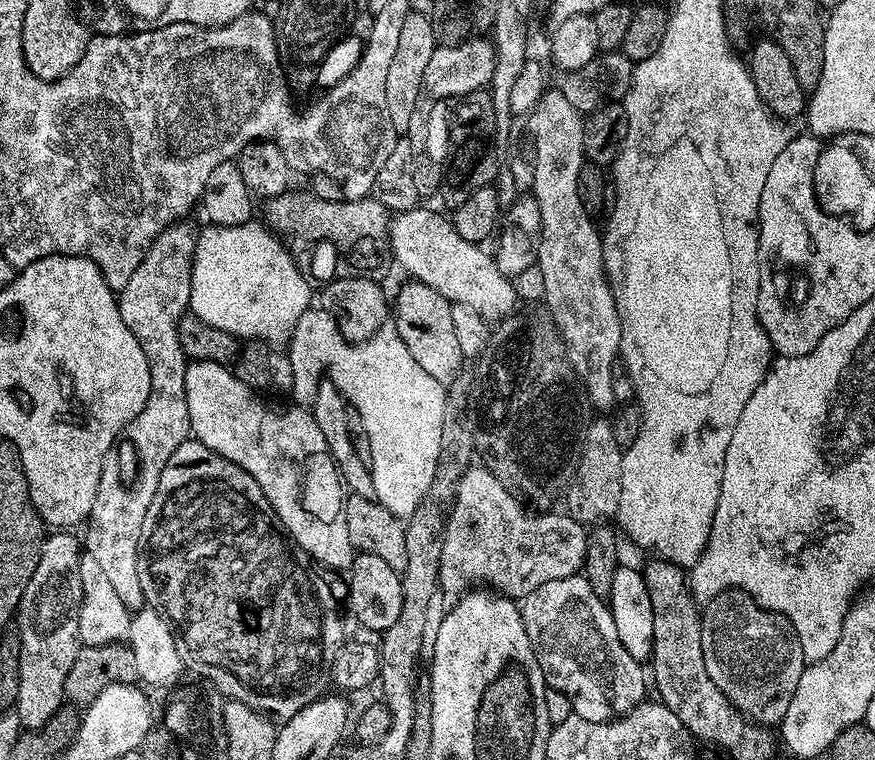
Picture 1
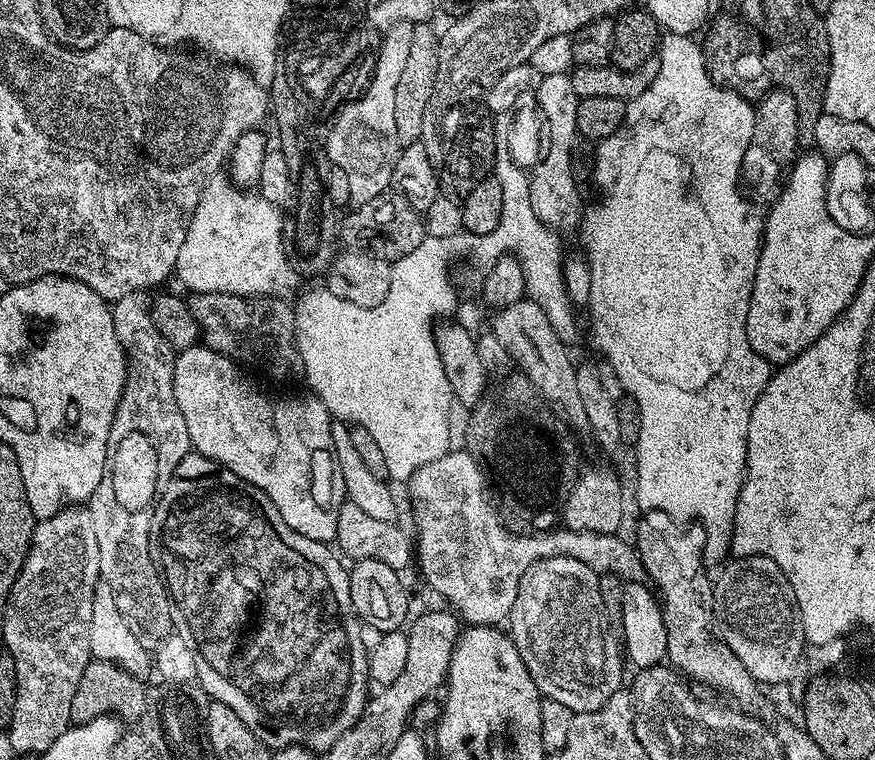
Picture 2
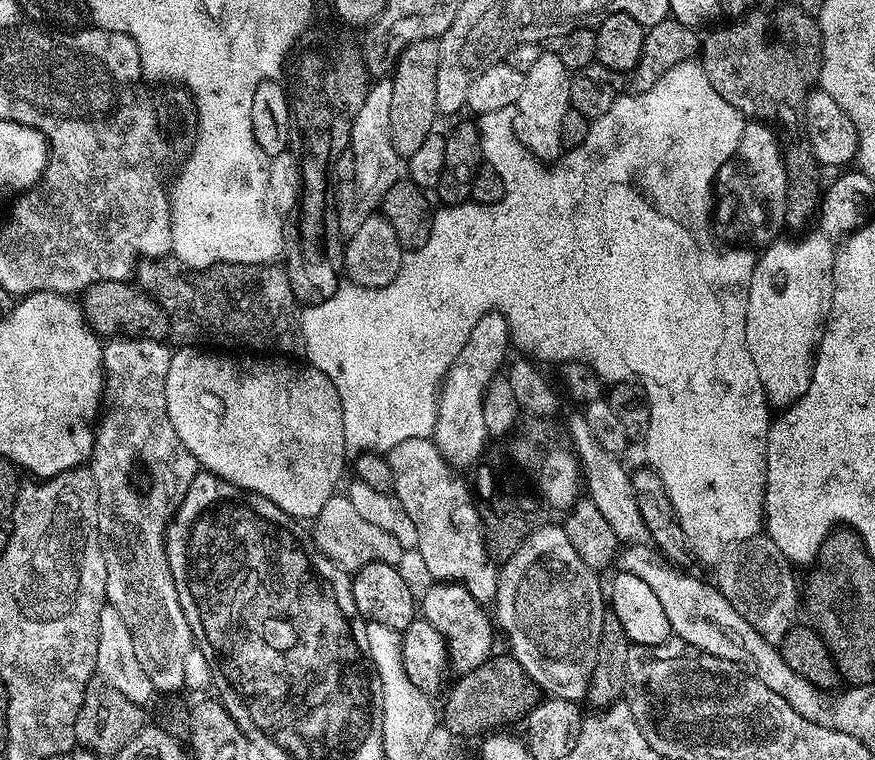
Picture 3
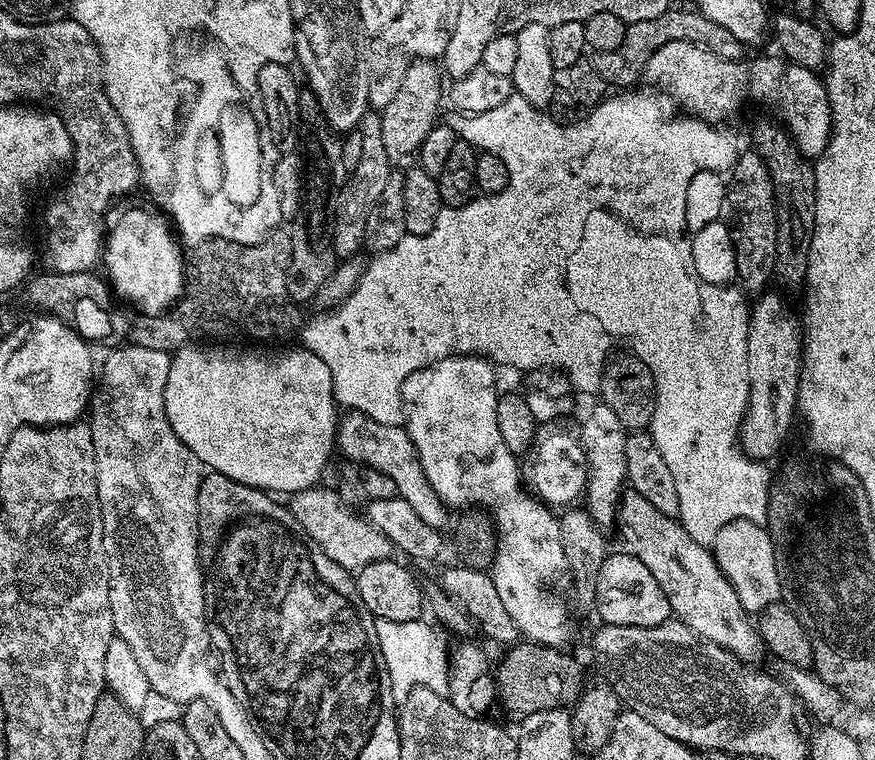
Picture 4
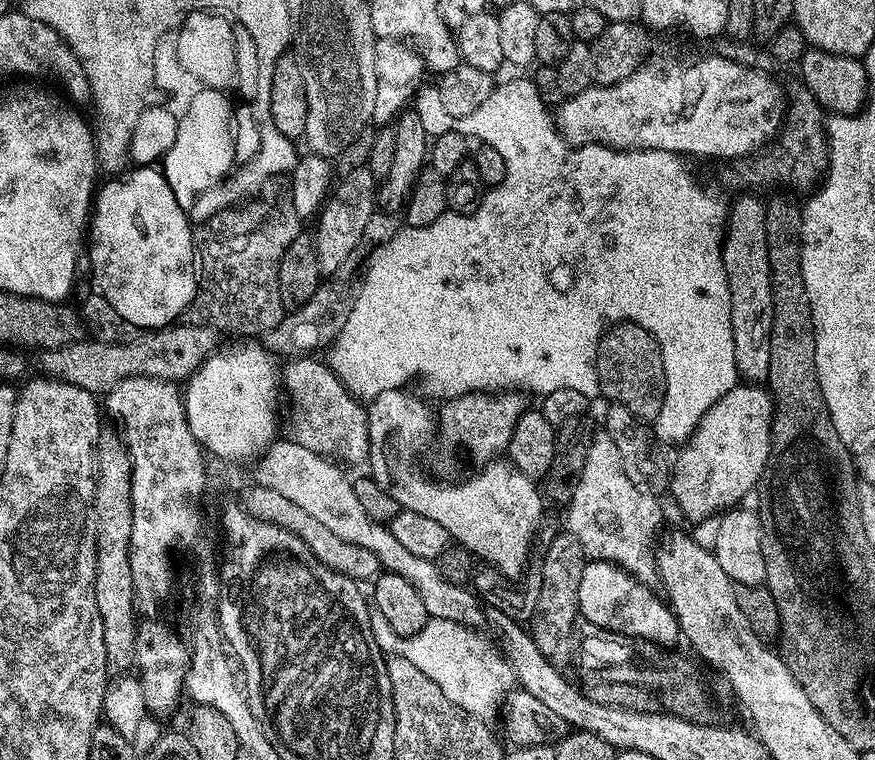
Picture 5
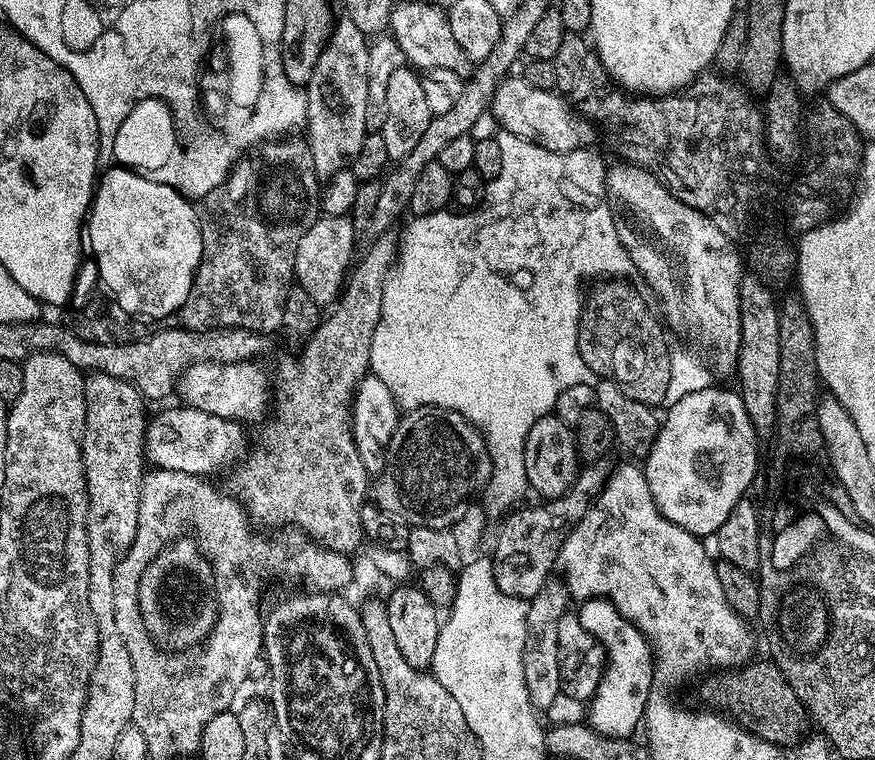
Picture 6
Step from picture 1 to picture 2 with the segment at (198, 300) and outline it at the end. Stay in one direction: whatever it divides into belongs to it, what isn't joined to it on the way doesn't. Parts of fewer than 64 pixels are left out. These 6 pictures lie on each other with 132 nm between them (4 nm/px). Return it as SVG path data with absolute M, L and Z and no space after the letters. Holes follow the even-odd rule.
M209 181L203 190L201 204L208 204L212 196L212 208L195 208L194 218L186 230L186 242L182 242L182 251L174 269L175 279L180 279L186 287L197 294L234 294L235 296L279 296L287 297L287 292L295 293L298 273L292 269L288 257L280 249L279 223L277 214L262 200L255 196L242 196L234 189L231 181L224 183Z

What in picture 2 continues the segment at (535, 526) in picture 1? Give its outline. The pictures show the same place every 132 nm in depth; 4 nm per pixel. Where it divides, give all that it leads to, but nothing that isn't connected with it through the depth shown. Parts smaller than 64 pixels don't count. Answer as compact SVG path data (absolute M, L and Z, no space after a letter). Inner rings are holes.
M449 450L440 459L426 462L406 481L416 519L414 556L418 564L420 560L420 572L442 599L453 604L465 625L503 625L512 615L522 574L534 562L551 556L578 558L598 574L613 572L628 582L645 579L639 553L616 534L572 532L560 526L550 532L512 536L513 529L500 524L499 514L488 501L483 475L479 462L467 450Z

